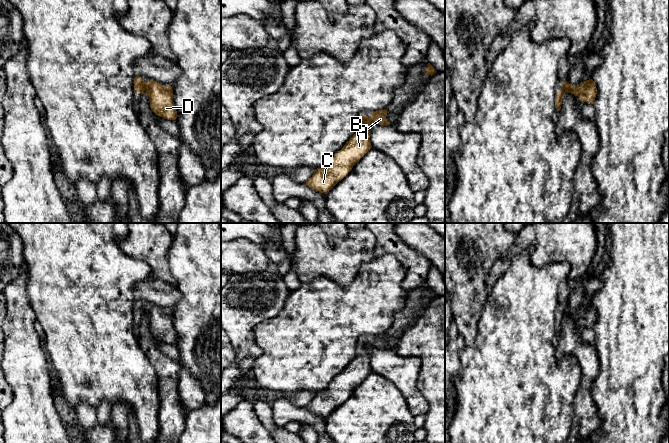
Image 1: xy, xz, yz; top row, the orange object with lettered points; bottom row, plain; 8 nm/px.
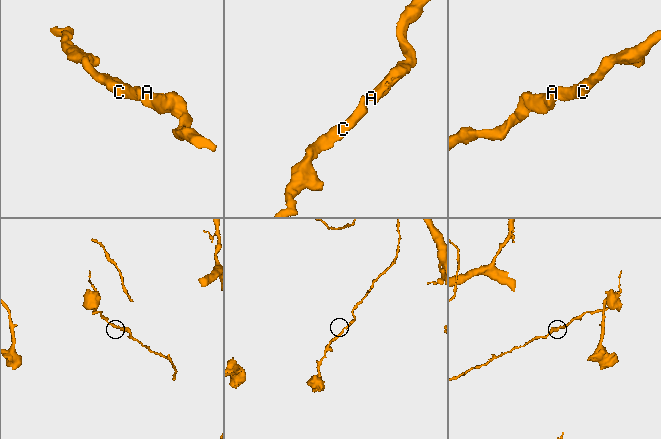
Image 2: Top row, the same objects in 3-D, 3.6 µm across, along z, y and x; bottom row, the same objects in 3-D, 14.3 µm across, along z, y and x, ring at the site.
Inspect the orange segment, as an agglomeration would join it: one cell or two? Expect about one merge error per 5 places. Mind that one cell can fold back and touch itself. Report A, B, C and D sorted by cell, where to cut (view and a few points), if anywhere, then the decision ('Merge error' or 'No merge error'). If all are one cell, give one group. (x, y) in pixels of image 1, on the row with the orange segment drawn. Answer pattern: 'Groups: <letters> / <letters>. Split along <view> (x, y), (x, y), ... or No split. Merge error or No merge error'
Groups: A B C D. No split. No merge error

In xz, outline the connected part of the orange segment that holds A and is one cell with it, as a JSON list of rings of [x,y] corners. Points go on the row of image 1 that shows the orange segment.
[[[387,110],[373,111],[368,117],[360,115],[356,121],[356,133],[344,147],[324,166],[314,170],[306,185],[315,191],[327,194],[341,181],[353,166],[372,148],[369,126],[371,123],[388,126]]]

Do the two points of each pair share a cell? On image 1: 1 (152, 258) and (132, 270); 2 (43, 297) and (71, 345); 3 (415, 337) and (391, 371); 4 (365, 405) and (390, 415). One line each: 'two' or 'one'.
1: two
2: one
3: two
4: one

